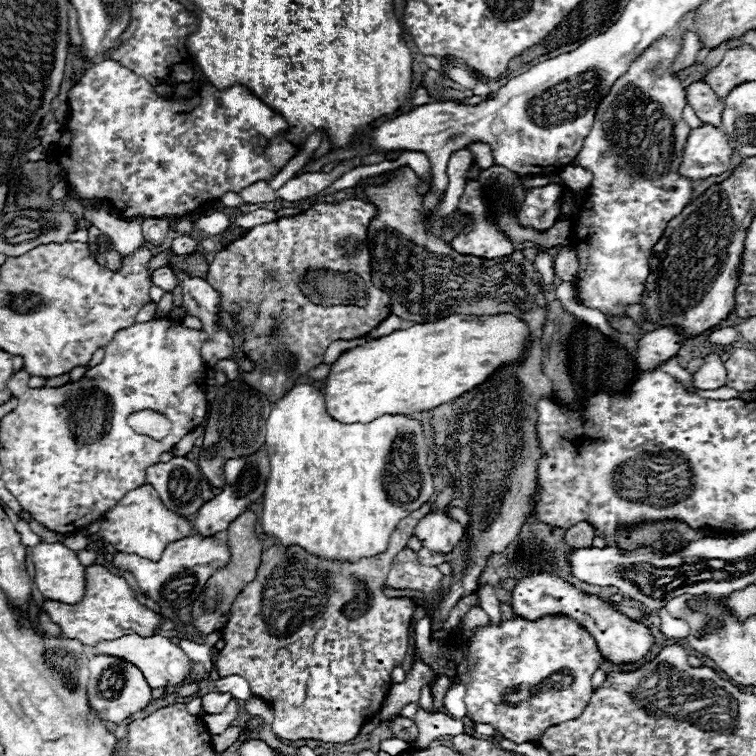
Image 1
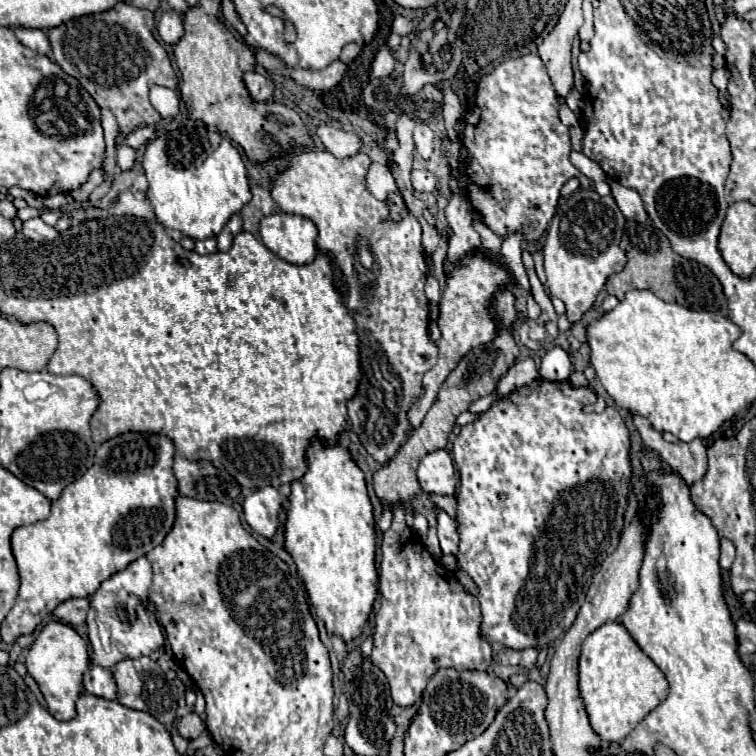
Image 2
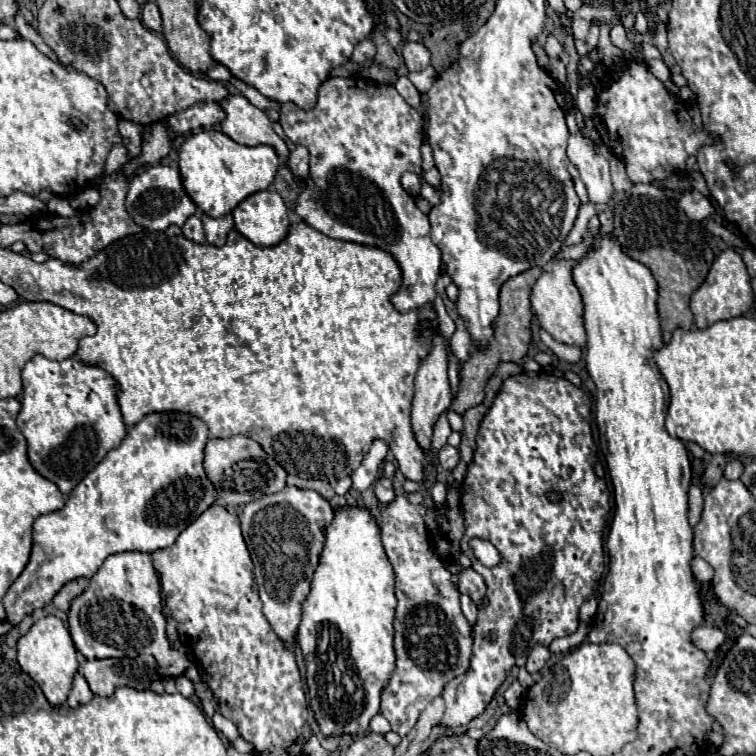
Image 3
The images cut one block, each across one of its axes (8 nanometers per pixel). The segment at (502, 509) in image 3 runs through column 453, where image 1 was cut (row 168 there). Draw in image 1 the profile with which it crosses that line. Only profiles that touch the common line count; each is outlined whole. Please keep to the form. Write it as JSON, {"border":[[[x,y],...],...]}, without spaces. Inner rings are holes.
{"border":[[[712,126],[694,128],[684,146],[684,160],[680,174],[698,180],[708,176],[718,176],[728,170],[732,158],[732,148],[726,134]]]}

